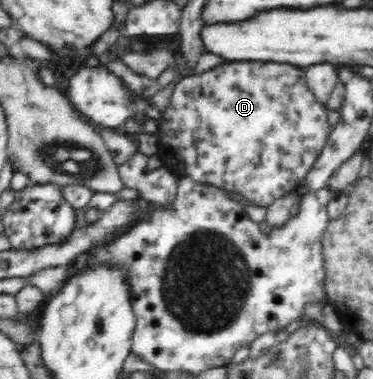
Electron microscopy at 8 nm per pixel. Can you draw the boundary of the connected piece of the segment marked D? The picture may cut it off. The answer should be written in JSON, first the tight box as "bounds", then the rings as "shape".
{"bounds":[157,63,332,208],"shape":[[[277,63],[220,64],[203,74],[181,77],[179,82],[175,84],[175,88],[171,92],[169,106],[157,120],[160,142],[160,150],[157,155],[177,179],[188,177],[195,183],[215,186],[227,192],[235,192],[244,196],[251,204],[265,208],[274,200],[291,194],[294,188],[305,178],[305,174],[313,168],[317,156],[319,156],[321,149],[327,142],[329,133],[332,131],[327,114],[329,114],[327,105],[317,101],[317,98],[308,90],[303,69]]]}

